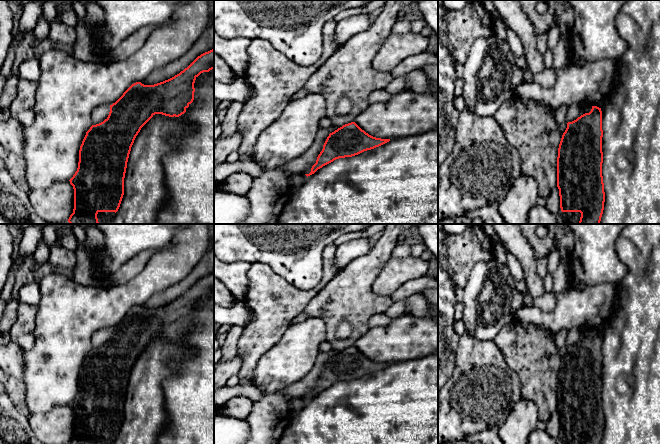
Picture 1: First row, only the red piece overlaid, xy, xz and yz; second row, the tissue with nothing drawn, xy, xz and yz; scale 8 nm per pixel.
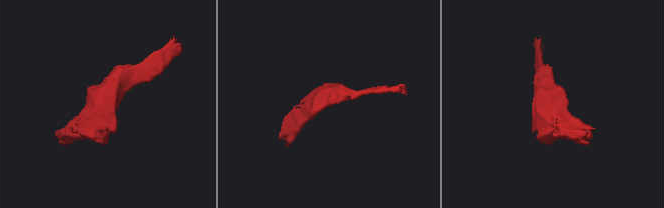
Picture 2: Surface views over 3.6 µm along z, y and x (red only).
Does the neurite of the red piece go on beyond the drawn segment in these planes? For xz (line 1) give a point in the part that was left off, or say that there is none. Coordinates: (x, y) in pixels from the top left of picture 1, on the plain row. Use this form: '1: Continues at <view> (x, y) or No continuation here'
1: No continuation here

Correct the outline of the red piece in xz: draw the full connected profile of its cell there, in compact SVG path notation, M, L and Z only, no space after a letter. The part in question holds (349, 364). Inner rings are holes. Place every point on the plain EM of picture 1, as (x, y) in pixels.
M355 346L343 349L327 361L323 373L312 390L307 401L318 393L339 382L352 381L364 375L374 373L390 363L376 362L362 354Z

